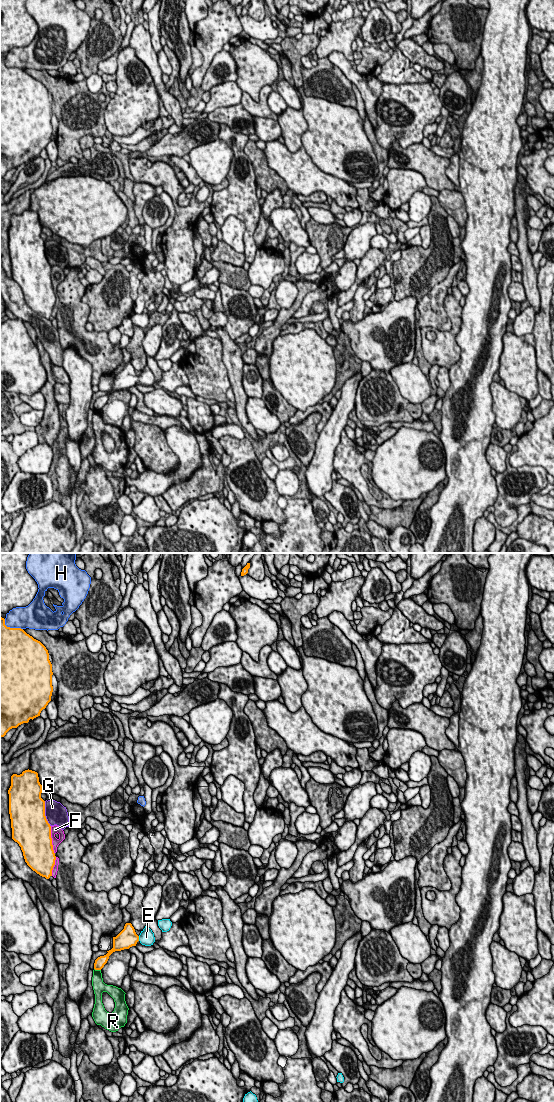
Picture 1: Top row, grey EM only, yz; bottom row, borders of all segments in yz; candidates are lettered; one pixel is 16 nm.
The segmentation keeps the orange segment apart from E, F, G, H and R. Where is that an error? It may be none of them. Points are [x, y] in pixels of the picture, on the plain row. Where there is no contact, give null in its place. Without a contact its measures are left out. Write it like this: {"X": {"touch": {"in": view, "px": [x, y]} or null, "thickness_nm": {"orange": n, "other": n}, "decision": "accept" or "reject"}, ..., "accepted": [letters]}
{"E": {"touch": {"in": "yz", "px": [138, 378]}, "thickness_nm": {"orange": 300, "other": 240}, "decision": "accept"}, "F": {"touch": {"in": "yz", "px": [51, 280]}, "thickness_nm": {"orange": 500, "other": 140}, "decision": "reject"}, "G": {"touch": {"in": "yz", "px": [44, 254]}, "thickness_nm": {"orange": 500, "other": 360}, "decision": "reject"}, "H": {"touch": {"in": "yz", "px": [11, 68]}, "thickness_nm": {"orange": 500, "other": 360}, "decision": "reject"}, "R": {"touch": {"in": "yz", "px": [97, 409]}, "thickness_nm": {"orange": 160, "other": 190}, "decision": "reject"}, "accepted": ["E"]}

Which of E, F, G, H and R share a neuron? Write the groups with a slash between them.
E / F / G / H / R

